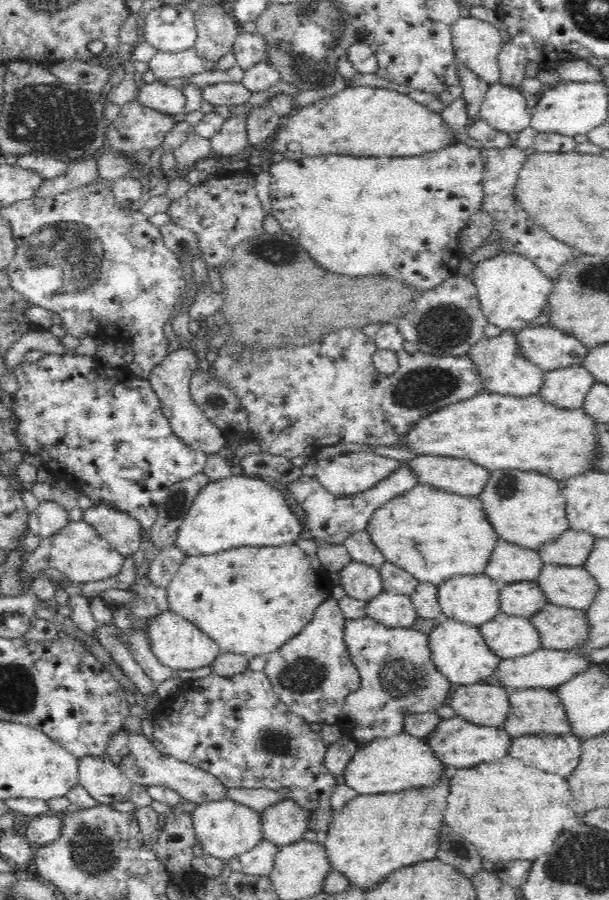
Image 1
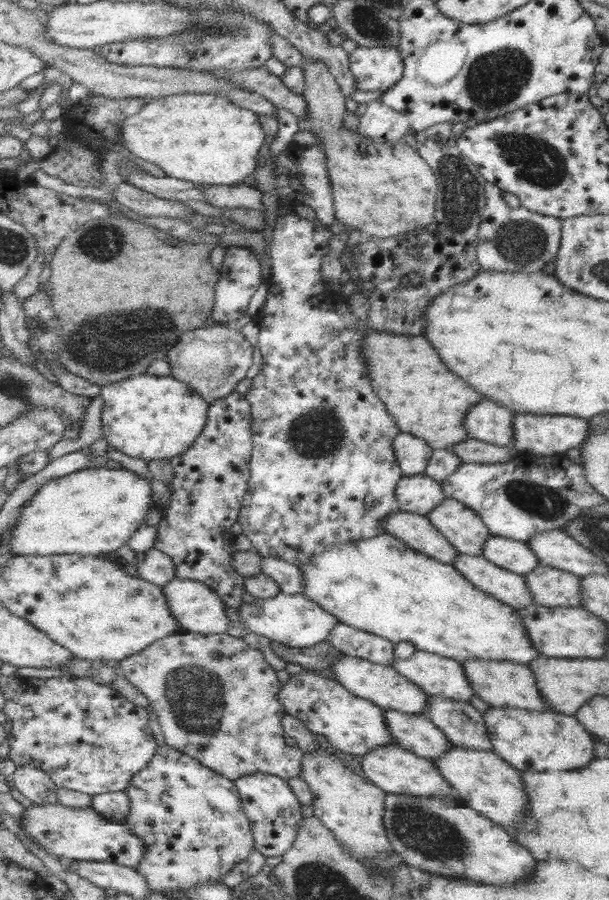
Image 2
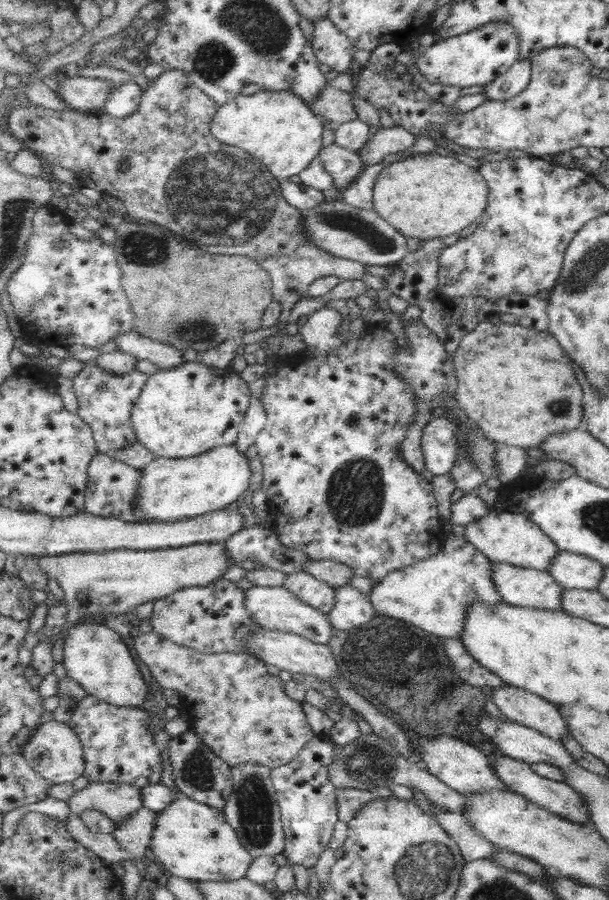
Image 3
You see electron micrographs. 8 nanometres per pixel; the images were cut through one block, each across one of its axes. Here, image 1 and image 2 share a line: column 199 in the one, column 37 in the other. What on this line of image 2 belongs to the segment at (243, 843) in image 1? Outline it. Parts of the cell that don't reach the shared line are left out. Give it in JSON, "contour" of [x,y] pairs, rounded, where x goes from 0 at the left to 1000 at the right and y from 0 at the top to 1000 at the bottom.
{"contour":[[[59,893],[44,898],[34,919],[48,932],[71,939],[97,953],[166,957],[225,963],[241,951],[241,934],[205,913],[176,910],[153,897],[113,898],[97,893]]]}

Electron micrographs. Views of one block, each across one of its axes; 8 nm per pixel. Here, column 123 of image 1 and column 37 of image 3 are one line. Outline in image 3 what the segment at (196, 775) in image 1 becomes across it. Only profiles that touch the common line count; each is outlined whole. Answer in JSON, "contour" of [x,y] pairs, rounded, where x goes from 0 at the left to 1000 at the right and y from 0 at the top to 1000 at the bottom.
{"contour":[[[79,801],[62,809],[57,817],[41,829],[36,837],[48,848],[67,862],[84,867],[85,871],[120,870],[141,860],[141,844],[138,841],[138,827],[133,826],[126,812],[103,801]]]}

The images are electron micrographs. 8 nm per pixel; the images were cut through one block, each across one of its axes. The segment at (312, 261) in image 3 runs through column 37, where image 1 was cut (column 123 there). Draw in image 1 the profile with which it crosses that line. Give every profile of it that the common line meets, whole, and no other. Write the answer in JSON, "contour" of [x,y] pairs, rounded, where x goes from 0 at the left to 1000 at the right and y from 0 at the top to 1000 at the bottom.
{"contour":[[[220,110],[199,117],[192,132],[181,137],[174,146],[174,166],[209,172],[218,172],[235,166],[251,168],[264,162],[274,147],[286,142],[289,137],[284,129],[266,127],[253,120],[243,120]]]}

